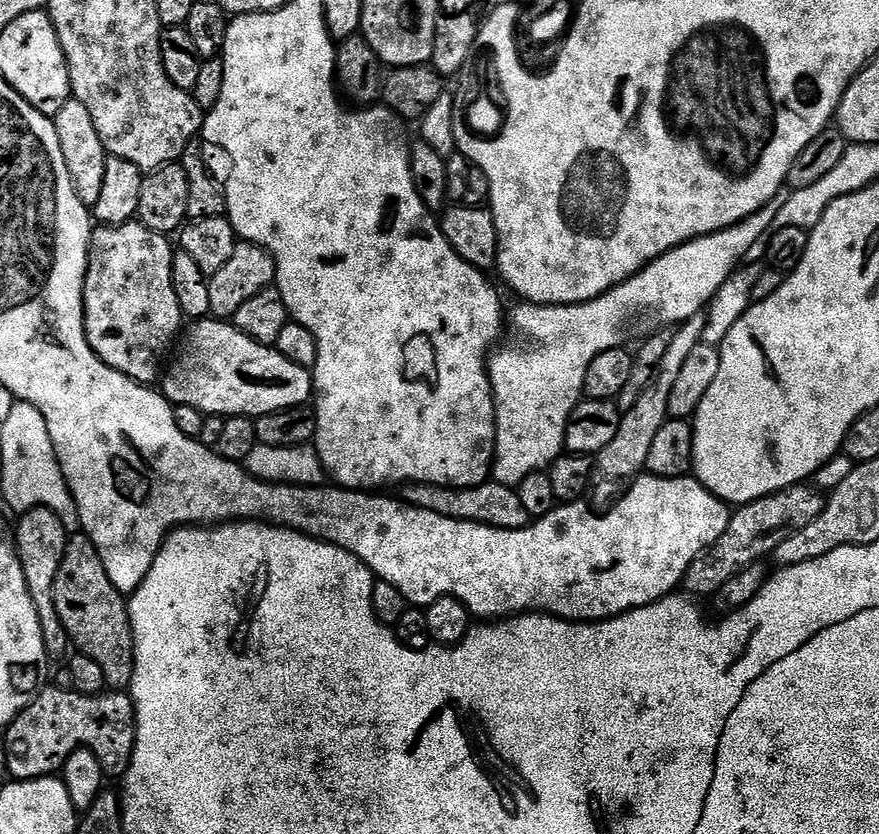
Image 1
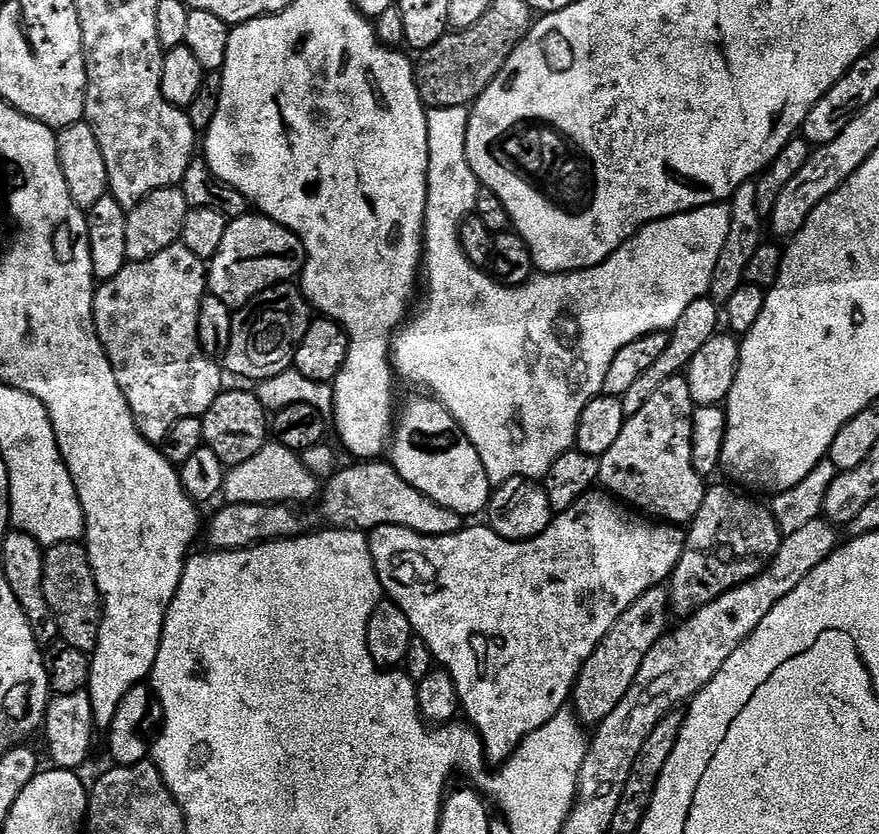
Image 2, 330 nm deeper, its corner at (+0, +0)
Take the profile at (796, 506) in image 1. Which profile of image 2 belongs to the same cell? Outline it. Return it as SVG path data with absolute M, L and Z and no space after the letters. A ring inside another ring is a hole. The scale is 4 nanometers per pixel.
M657 586L646 590L646 594L638 597L621 614L618 622L614 622L614 626L606 634L604 641L597 646L596 653L580 667L580 674L576 677L576 685L572 688L570 704L576 713L576 719L580 721L581 725L595 726L602 723L610 714L610 710L614 710L614 706L618 706L618 702L622 702L622 698L626 698L626 690L630 690L632 679L638 674L646 654L650 654L653 646L669 631L668 616L670 617L669 589L664 586Z

